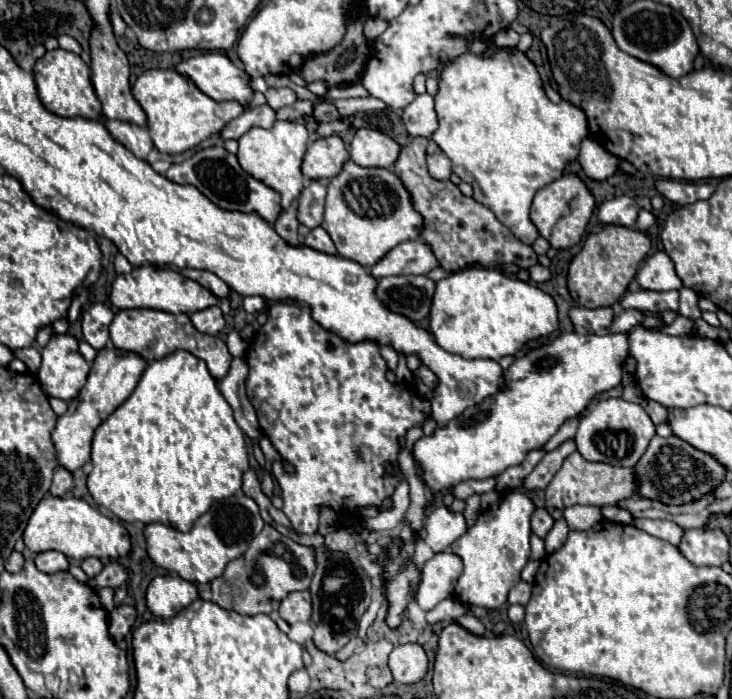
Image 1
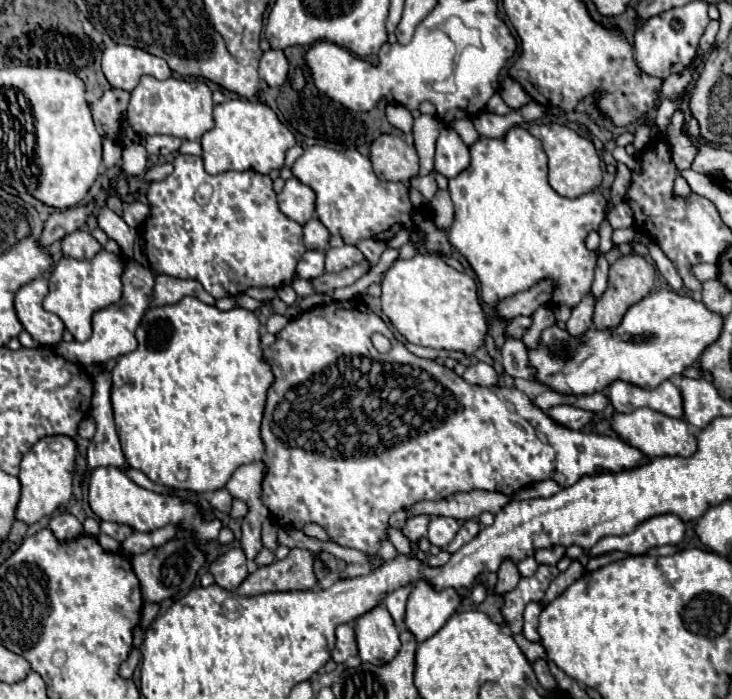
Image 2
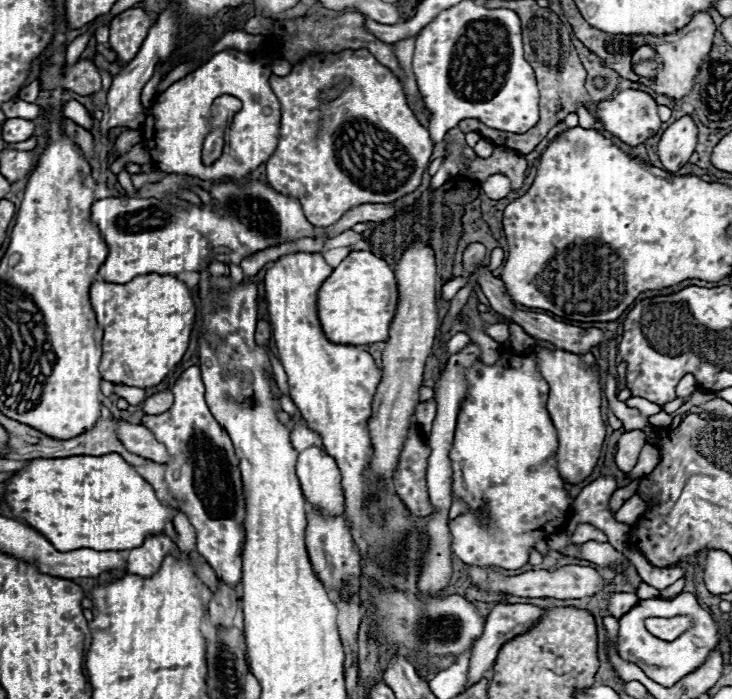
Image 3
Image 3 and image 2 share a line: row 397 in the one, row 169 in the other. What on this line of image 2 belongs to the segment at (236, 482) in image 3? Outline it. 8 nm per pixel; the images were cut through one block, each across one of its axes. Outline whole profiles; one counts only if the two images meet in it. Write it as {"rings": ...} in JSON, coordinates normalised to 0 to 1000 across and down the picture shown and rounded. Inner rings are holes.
{"rings":[[[246,220],[238,229],[238,246],[221,260],[208,260],[202,269],[202,289],[208,303],[199,315],[197,340],[208,389],[224,389],[240,398],[265,398],[295,429],[331,421],[342,409],[377,415],[396,406],[404,378],[418,361],[413,323],[393,315],[380,300],[369,252],[352,246],[303,246],[290,252],[279,243],[276,226]]]}

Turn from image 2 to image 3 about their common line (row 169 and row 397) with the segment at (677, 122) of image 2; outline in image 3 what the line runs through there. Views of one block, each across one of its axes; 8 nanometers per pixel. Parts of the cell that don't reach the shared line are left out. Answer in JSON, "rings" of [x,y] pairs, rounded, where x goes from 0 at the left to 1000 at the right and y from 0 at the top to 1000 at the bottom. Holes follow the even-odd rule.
{"rings":[[[937,535],[937,538],[929,544],[923,564],[926,564],[926,569],[940,569],[948,558],[954,558],[951,544],[948,544],[948,538],[945,538],[945,535]]]}

